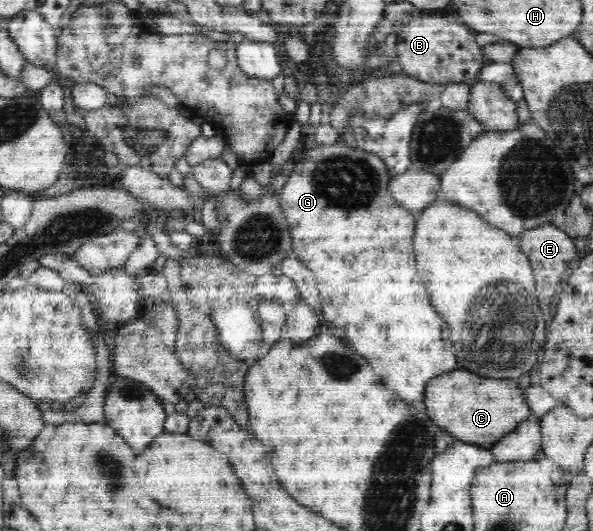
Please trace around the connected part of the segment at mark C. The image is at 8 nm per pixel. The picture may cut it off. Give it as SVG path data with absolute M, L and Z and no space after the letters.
M455 370L433 378L425 388L424 404L429 418L437 426L441 426L456 440L463 440L483 449L490 449L532 415L525 391L515 380L490 379L468 370Z

